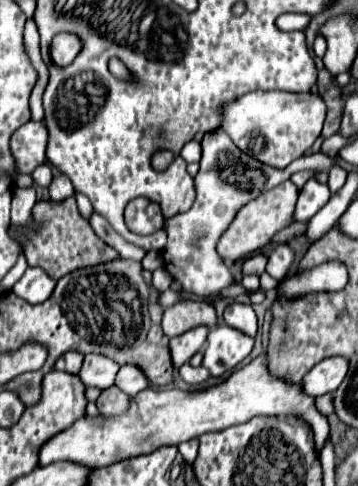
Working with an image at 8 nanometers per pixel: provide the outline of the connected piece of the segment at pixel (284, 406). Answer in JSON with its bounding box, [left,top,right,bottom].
[39,355,329,467]

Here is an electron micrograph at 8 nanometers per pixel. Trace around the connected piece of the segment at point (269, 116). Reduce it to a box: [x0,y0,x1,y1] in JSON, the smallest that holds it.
[221,91,325,169]

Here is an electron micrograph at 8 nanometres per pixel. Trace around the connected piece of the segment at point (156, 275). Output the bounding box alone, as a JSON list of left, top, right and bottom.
[151,267,173,291]

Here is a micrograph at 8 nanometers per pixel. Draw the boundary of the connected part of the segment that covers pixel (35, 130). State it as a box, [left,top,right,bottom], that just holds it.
[11,121,49,173]

